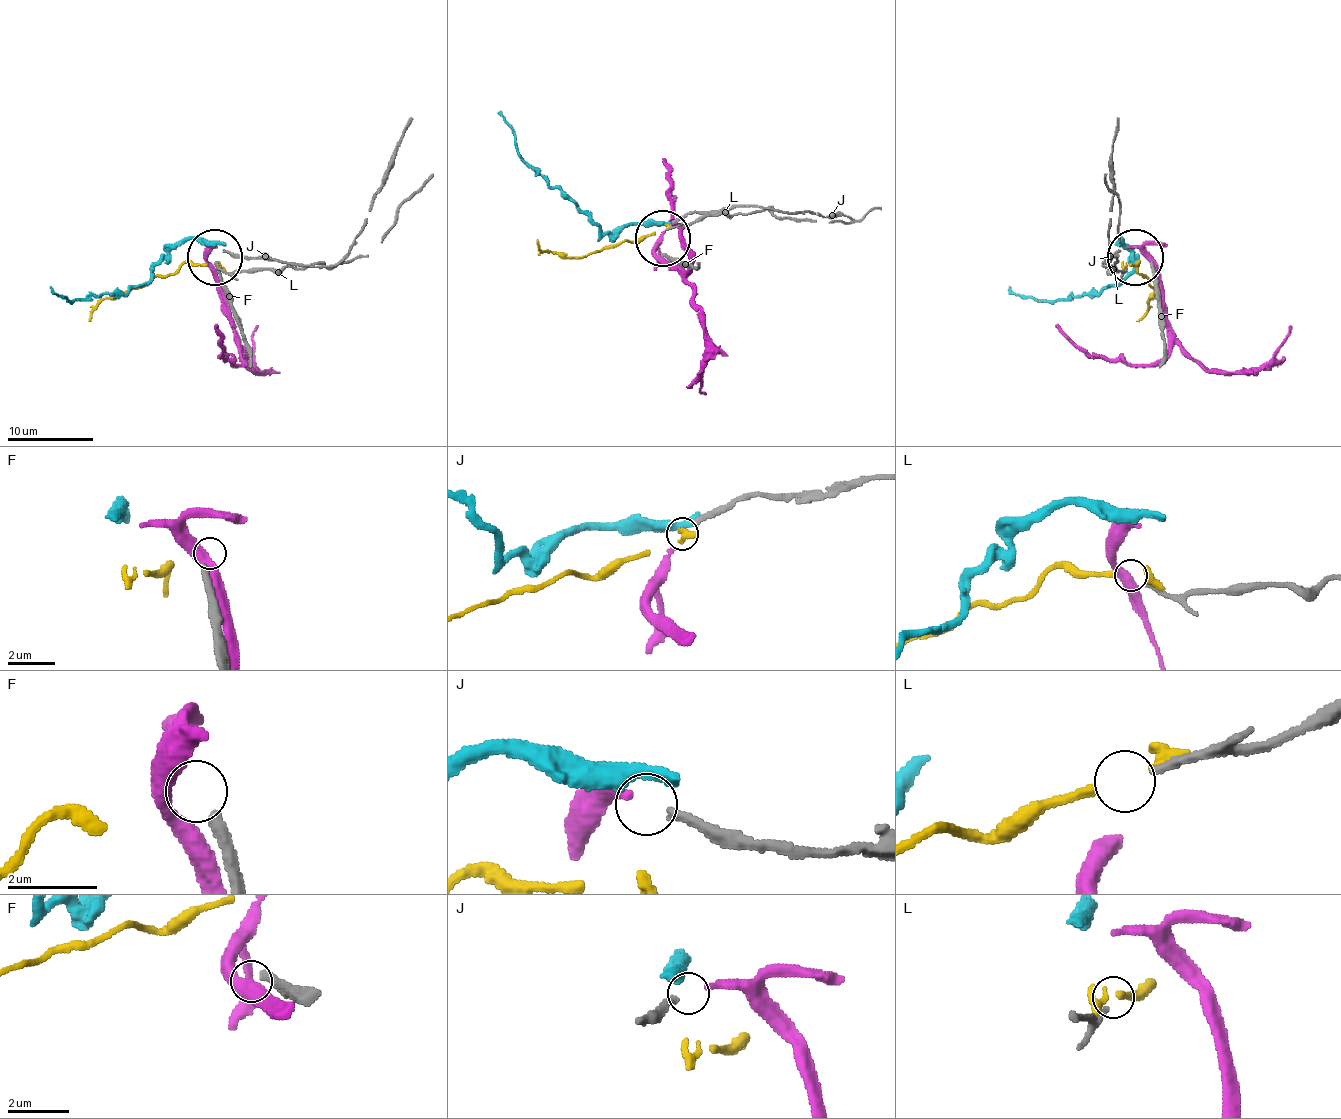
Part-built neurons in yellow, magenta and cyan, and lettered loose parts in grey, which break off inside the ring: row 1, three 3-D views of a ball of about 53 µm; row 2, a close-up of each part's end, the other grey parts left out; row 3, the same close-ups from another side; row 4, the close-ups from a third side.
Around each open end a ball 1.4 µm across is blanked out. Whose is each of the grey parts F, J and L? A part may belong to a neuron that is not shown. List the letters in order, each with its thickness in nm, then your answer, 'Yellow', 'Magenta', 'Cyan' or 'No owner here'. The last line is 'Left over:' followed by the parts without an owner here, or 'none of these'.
F: Thickness 280 nm. No owner here
J: Thickness 220 nm. Magenta
L: Thickness 170 nm. No owner here
Left over: F, L

